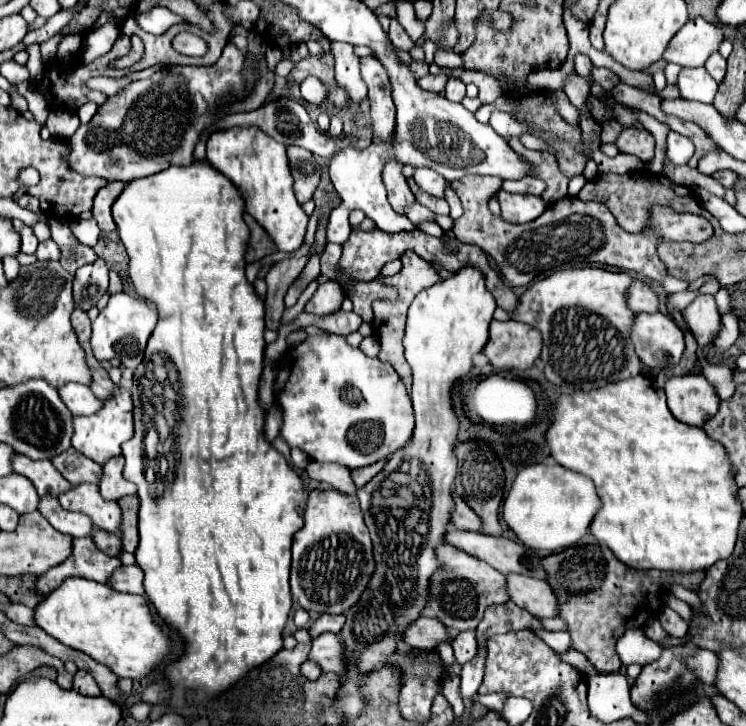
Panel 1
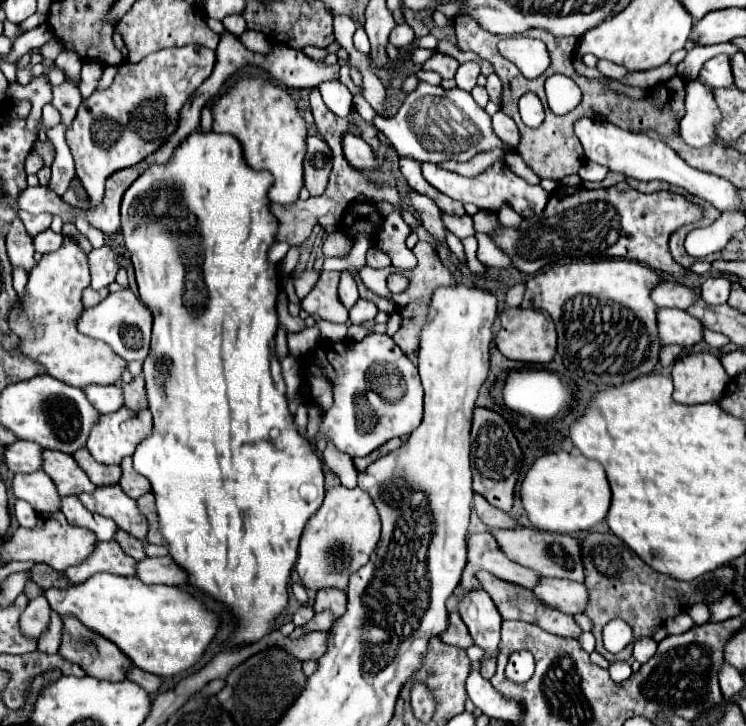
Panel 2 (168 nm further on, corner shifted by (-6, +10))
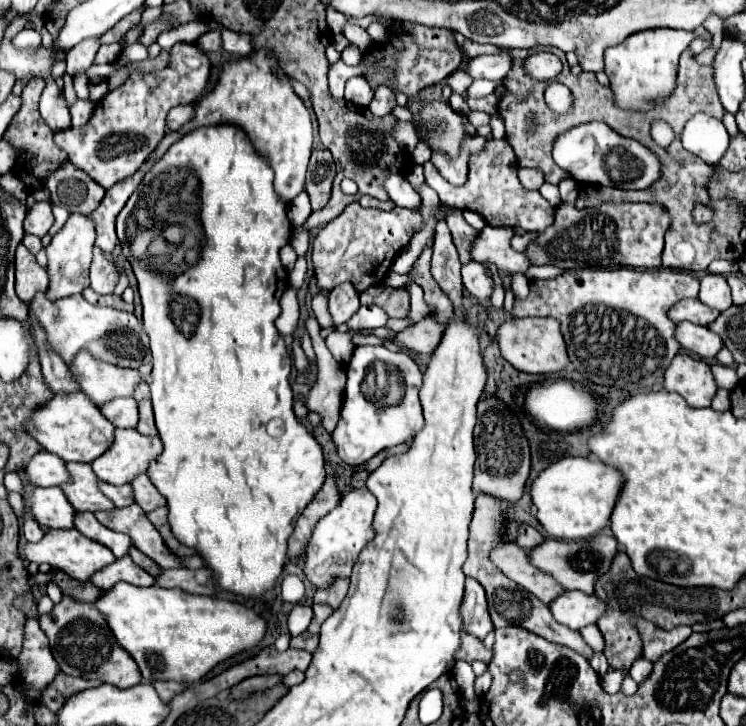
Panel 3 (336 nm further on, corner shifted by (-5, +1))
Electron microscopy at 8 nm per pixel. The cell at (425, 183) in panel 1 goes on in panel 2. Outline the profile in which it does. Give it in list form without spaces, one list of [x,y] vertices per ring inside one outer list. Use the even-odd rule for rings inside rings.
[[[495,161],[491,167],[487,167],[483,173],[477,177],[461,177],[457,173],[449,173],[445,169],[439,169],[435,163],[425,163],[423,165],[423,177],[441,193],[447,197],[453,197],[455,201],[461,203],[473,203],[483,211],[497,213],[503,205],[509,205],[513,211],[517,211],[521,217],[535,217],[545,211],[545,205],[549,201],[549,193],[541,185],[529,185],[525,179],[515,175],[505,161]]]

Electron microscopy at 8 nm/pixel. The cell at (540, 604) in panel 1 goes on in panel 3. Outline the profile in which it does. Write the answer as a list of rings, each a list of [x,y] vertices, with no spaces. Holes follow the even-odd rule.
[[[564,592],[554,602],[550,602],[550,610],[556,622],[572,630],[580,630],[588,624],[596,624],[596,620],[606,610],[606,604],[590,594]]]

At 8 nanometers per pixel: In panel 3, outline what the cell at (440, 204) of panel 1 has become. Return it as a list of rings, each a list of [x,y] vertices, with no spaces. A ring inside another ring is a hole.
[[[450,210],[446,214],[446,222],[448,222],[448,228],[452,232],[454,246],[460,254],[460,262],[466,264],[470,260],[470,244],[478,236],[478,230],[474,230],[472,226],[466,224],[466,220],[462,218],[462,210]]]

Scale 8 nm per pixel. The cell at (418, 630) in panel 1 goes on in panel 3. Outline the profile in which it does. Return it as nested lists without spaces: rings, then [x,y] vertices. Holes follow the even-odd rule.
[[[462,632],[462,644],[460,644],[458,652],[454,654],[454,660],[466,660],[466,662],[482,660],[488,664],[492,660],[492,650],[484,648],[484,644],[478,638]]]

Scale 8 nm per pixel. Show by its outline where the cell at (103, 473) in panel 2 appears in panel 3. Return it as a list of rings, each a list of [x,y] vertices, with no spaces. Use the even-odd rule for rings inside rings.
[[[98,482],[98,488],[102,490],[102,494],[106,498],[110,498],[114,502],[114,506],[122,508],[122,506],[128,506],[134,502],[132,498],[132,486],[126,484],[126,486],[110,486],[106,482]]]

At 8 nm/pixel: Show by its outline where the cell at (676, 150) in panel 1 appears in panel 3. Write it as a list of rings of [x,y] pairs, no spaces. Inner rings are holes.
[[[704,112],[694,114],[686,122],[680,140],[688,152],[696,154],[706,164],[718,164],[718,160],[728,148],[728,132],[722,120]]]

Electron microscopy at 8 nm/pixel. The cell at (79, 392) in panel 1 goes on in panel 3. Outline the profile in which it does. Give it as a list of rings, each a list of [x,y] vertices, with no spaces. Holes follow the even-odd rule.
[[[114,398],[114,402],[106,402],[98,408],[116,428],[136,428],[138,424],[138,406],[134,398]]]

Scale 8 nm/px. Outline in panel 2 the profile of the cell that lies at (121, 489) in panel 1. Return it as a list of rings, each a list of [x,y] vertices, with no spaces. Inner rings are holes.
[[[125,457],[125,459],[123,459],[121,469],[123,469],[123,475],[121,475],[119,485],[121,485],[121,489],[123,489],[123,491],[125,491],[129,497],[139,499],[139,497],[143,497],[145,493],[149,493],[149,491],[151,491],[149,481],[147,481],[143,475],[139,475],[139,473],[133,469],[131,457]]]

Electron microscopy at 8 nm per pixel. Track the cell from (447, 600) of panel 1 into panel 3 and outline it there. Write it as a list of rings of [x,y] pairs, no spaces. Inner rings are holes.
[[[514,542],[496,546],[490,552],[490,560],[494,562],[494,566],[498,566],[498,570],[502,570],[502,574],[506,574],[510,580],[520,584],[522,588],[526,588],[530,594],[534,594],[544,604],[548,604],[550,600],[554,600],[556,596],[564,592],[564,588],[556,584],[552,576],[530,566],[526,558],[526,550]]]

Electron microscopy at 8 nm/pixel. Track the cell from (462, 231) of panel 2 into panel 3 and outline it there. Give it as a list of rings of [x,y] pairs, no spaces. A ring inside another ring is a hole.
[[[486,226],[472,242],[472,260],[492,262],[502,272],[526,272],[530,262],[522,252],[510,248],[512,236],[514,230],[511,227]]]

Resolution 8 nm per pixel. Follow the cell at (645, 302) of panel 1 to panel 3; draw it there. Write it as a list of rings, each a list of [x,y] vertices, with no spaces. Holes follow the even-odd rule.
[[[684,298],[680,302],[676,302],[670,312],[668,318],[672,322],[682,322],[682,320],[690,320],[694,324],[702,324],[708,326],[710,322],[714,322],[718,318],[718,312],[708,308],[706,304],[702,304],[698,298]]]

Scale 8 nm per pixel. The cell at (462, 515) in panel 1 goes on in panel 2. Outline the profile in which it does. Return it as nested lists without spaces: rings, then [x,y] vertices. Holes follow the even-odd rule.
[[[481,495],[473,497],[473,507],[477,511],[477,515],[481,517],[481,521],[485,525],[489,525],[491,529],[519,529],[519,521],[513,519],[511,515],[507,515],[505,511],[493,507],[491,503],[487,503]]]

